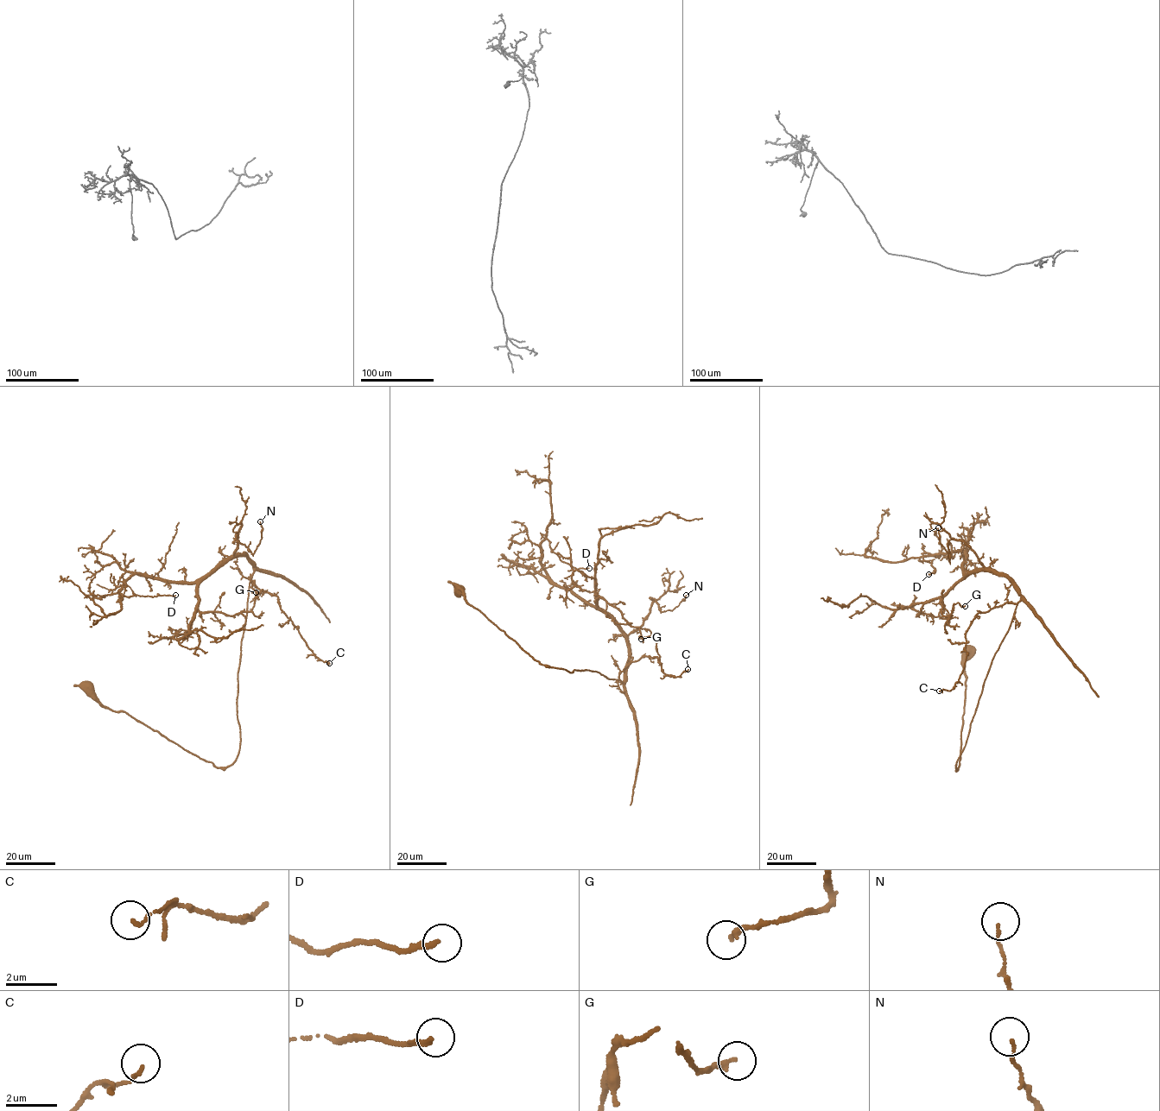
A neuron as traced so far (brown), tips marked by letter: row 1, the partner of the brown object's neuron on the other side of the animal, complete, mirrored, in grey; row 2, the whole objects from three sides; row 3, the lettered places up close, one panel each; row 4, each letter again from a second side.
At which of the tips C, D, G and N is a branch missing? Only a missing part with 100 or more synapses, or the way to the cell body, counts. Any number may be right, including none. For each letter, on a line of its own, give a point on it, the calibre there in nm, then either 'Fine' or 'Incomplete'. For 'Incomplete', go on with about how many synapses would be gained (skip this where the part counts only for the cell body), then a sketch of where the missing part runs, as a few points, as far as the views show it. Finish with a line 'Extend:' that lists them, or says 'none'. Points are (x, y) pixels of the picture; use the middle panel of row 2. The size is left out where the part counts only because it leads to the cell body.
C: Place: (687, 669). Thickness 120 nm. Fine
D: Place: (589, 568). Thickness 200 nm. Fine
G: Place: (641, 639). Thickness 240 nm. Fine
N: Place: (686, 595). Thickness 90 nm. Fine
Extend: none

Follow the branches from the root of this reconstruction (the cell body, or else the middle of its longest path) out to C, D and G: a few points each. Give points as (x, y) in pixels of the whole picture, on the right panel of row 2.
C: (968, 652), (955, 769), (1016, 604), (977, 615), (965, 636), (958, 681), (939, 691)
D: (968, 652), (955, 769), (1020, 596), (1002, 575), (964, 577), (959, 550), (925, 556), (928, 574)
G: (968, 652), (955, 769), (1020, 596), (1007, 577), (978, 571), (939, 602), (949, 618), (953, 604), (965, 606)

